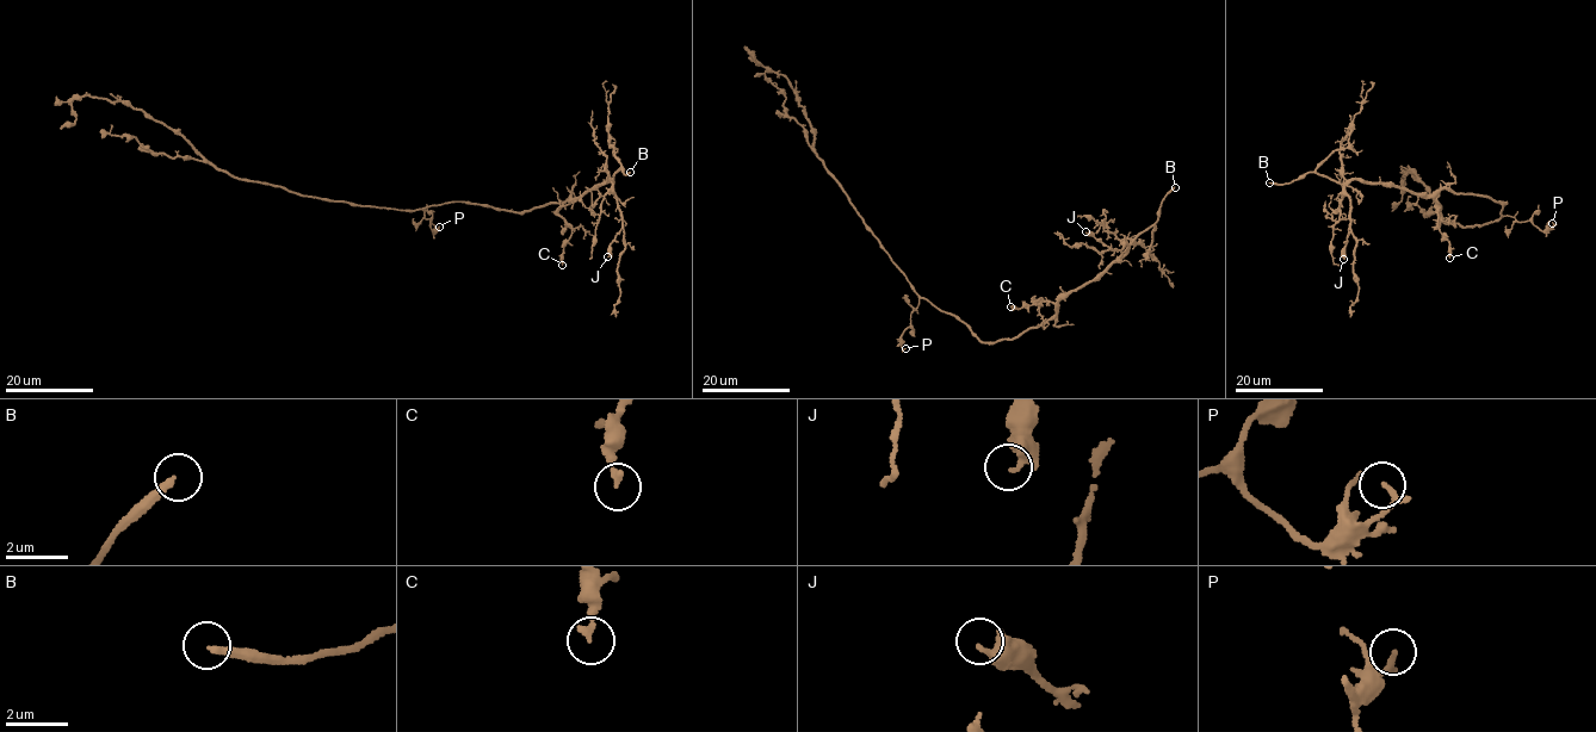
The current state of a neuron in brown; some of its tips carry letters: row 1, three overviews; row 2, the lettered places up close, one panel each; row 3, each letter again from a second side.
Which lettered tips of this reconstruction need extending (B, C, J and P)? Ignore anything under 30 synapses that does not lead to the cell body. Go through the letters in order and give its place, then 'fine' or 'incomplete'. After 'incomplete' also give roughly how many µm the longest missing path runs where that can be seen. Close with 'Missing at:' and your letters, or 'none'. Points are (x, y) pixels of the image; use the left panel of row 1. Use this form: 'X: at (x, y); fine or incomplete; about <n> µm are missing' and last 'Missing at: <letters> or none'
B: at (630, 172); incomplete; about 45 µm are missing
C: at (562, 265); fine
J: at (607, 256); fine
P: at (439, 227); fine
Missing at: B

